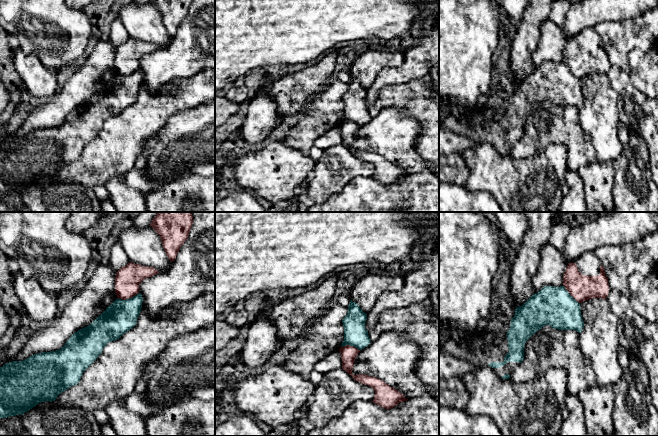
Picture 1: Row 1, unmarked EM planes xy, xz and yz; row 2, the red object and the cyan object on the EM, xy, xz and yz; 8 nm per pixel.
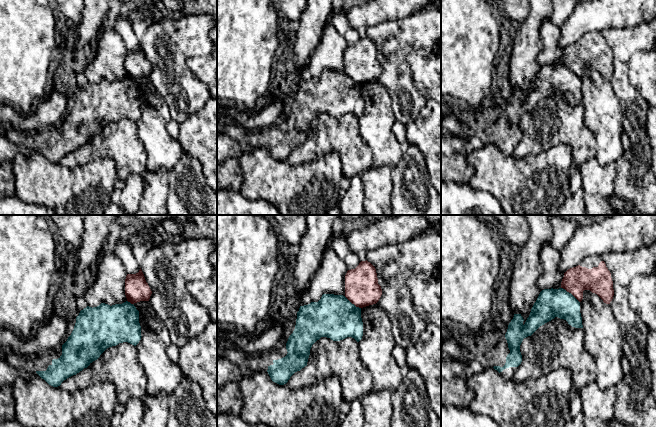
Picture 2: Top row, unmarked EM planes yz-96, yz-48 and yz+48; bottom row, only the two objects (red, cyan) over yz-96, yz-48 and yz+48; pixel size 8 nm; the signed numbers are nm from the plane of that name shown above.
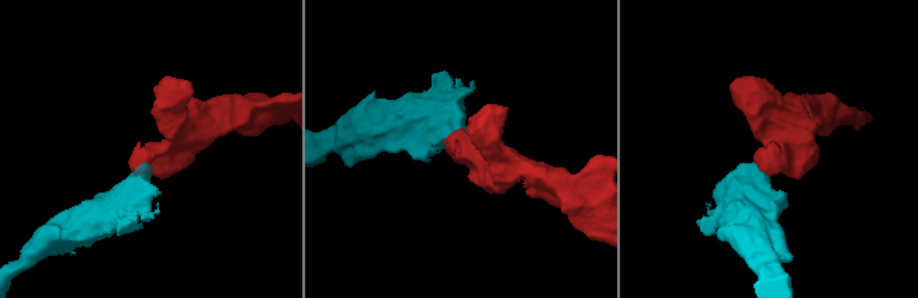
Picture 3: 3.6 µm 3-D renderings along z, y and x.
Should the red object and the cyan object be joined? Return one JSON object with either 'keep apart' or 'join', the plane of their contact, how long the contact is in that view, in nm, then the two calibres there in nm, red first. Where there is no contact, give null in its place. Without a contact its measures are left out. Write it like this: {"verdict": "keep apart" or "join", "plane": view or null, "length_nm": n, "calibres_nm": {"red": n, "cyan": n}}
{"verdict": "keep apart", "plane": "xy", "length_nm": 180, "calibres_nm": {"red": 200, "cyan": 260}}

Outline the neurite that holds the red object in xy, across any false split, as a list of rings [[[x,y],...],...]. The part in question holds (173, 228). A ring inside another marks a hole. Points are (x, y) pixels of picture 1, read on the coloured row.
[[[157,212],[150,226],[161,238],[163,248],[170,261],[174,261],[180,247],[189,236],[193,225],[190,212]]]

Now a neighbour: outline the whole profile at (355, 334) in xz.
[[[352,300],[348,306],[348,313],[343,318],[344,341],[341,347],[350,345],[359,350],[367,347],[371,340],[365,328],[367,314]]]

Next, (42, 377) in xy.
[[[140,293],[126,300],[117,298],[90,325],[71,335],[61,349],[34,354],[23,361],[12,361],[0,367],[0,419],[23,415],[41,402],[55,401],[59,394],[71,386],[77,385],[83,372],[98,358],[103,348],[109,342],[119,339],[136,325],[141,312],[142,302],[143,297]]]

